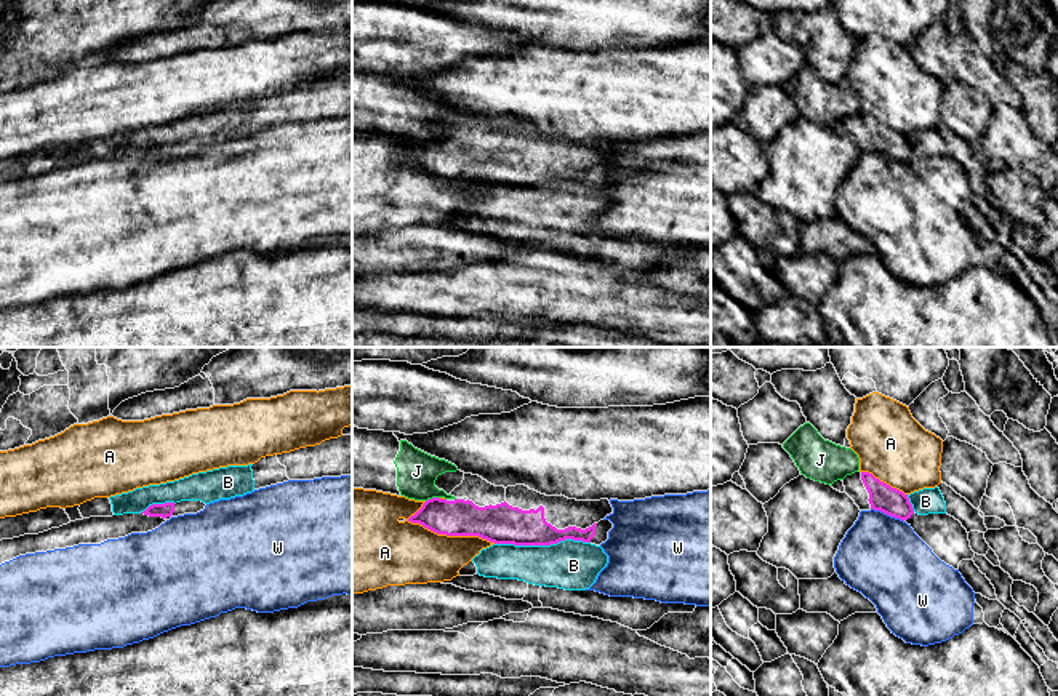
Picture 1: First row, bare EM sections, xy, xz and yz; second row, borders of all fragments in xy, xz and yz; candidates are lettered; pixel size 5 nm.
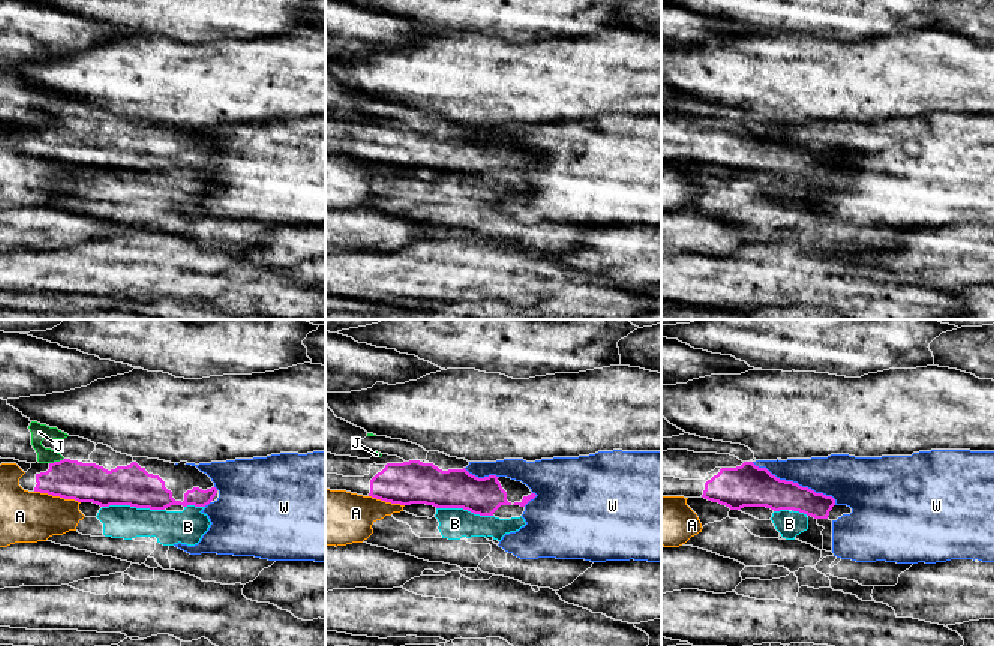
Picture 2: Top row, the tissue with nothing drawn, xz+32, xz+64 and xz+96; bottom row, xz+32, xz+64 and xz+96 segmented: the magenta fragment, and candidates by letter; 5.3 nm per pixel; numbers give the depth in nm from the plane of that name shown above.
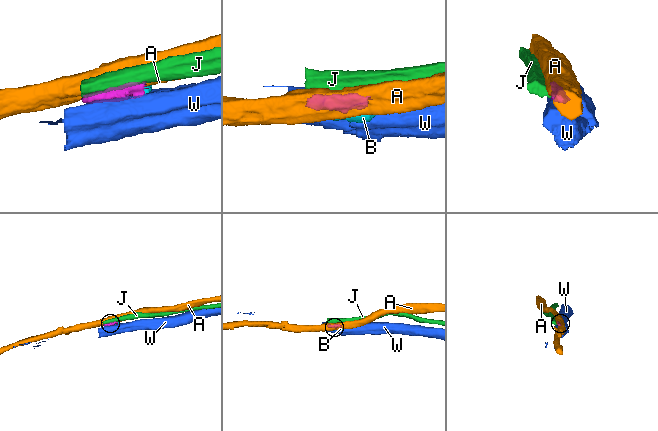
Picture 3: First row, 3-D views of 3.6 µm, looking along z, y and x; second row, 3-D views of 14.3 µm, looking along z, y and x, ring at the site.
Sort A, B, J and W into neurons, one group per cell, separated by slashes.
A / B / J / W

